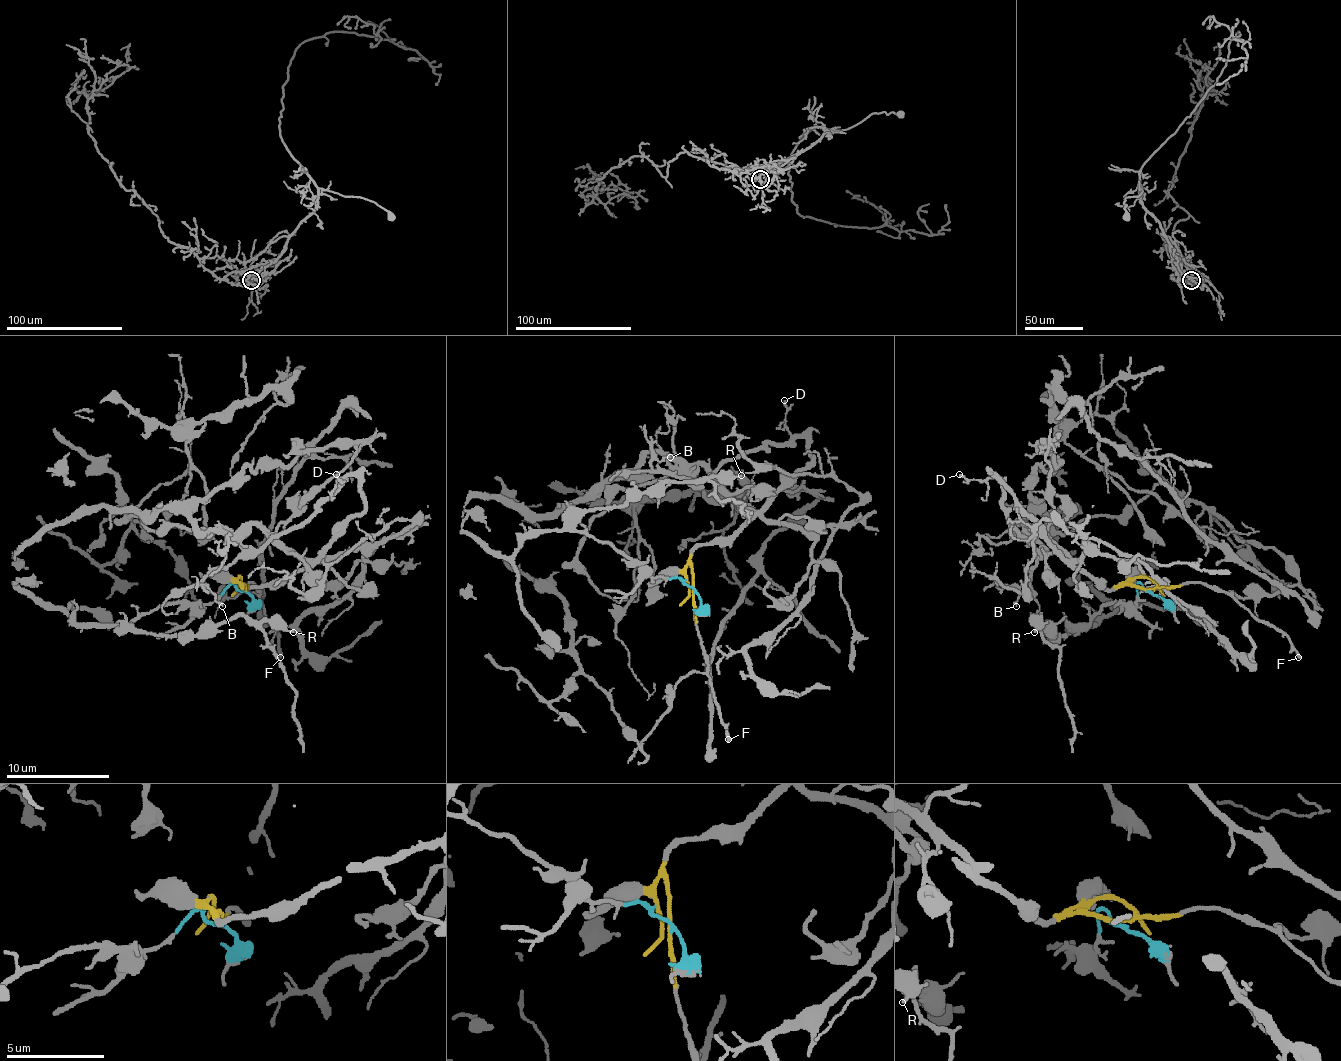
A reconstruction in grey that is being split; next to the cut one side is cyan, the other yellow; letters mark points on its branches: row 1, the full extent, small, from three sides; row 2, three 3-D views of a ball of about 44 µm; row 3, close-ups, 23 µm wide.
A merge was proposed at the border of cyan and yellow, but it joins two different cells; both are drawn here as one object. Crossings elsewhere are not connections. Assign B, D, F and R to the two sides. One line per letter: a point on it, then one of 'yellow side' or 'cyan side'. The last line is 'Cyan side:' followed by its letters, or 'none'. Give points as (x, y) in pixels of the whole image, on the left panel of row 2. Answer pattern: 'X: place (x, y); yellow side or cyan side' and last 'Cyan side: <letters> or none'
B: place (222, 606); yellow side
D: place (336, 474); yellow side
F: place (280, 657); yellow side
R: place (293, 632); cyan side
Cyan side: R

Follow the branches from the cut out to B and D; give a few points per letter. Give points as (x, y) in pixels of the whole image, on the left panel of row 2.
B: (245, 591), (304, 570), (364, 508), (356, 478), (204, 581), (222, 607)
D: (245, 591), (242, 586), (281, 586), (304, 570), (364, 508), (364, 490), (353, 475), (338, 480), (335, 475)

